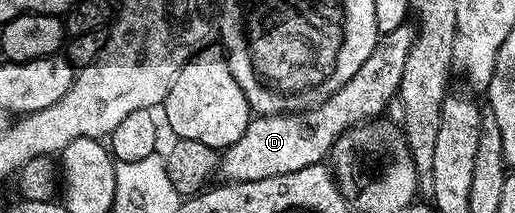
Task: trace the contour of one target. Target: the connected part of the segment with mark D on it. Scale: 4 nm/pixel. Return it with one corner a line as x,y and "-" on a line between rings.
405,23
401,27
397,27
397,31
382,34
379,42
373,47
373,55
369,55
369,59
365,59
365,63
361,63
361,71
357,71
357,75
353,75
353,79
349,79
349,83
345,83
345,87
338,89
332,97
324,97
316,107
308,108
307,117
292,115
290,112
274,113
268,117
252,116
245,135
241,135
241,139
237,139
237,143
233,143
228,149
222,150
217,166
218,172
220,174
223,172
222,180
230,183
273,179
273,175
289,175
289,171
301,171
301,167
326,162
338,137
360,123
366,123
386,114
383,112
386,111
387,104
390,101
392,104
396,100
401,87
401,77
405,75
405,61
409,59
409,51
415,42
416,32
414,24

